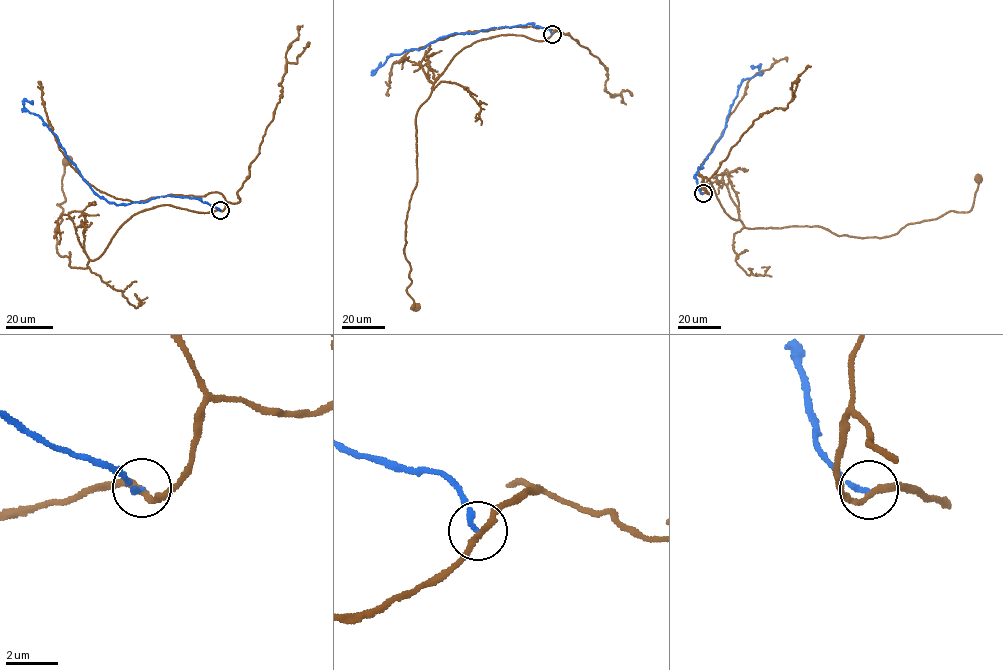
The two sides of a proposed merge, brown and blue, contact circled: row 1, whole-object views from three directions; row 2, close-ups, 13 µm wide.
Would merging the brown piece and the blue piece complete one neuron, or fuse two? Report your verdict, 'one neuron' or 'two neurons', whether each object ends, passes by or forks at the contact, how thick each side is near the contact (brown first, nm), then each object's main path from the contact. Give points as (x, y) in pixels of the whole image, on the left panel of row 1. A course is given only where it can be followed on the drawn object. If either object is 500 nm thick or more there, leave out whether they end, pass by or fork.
two neurons | brown passes by | blue ends | 220/200 nm | brown via (220, 210), (144, 209), (87, 267), (71, 267), (54, 230), (66, 160) | blue via (220, 210), (197, 198), (166, 195), (116, 205), (101, 198), (39, 115), (24, 107), (24, 101), (32, 102)

